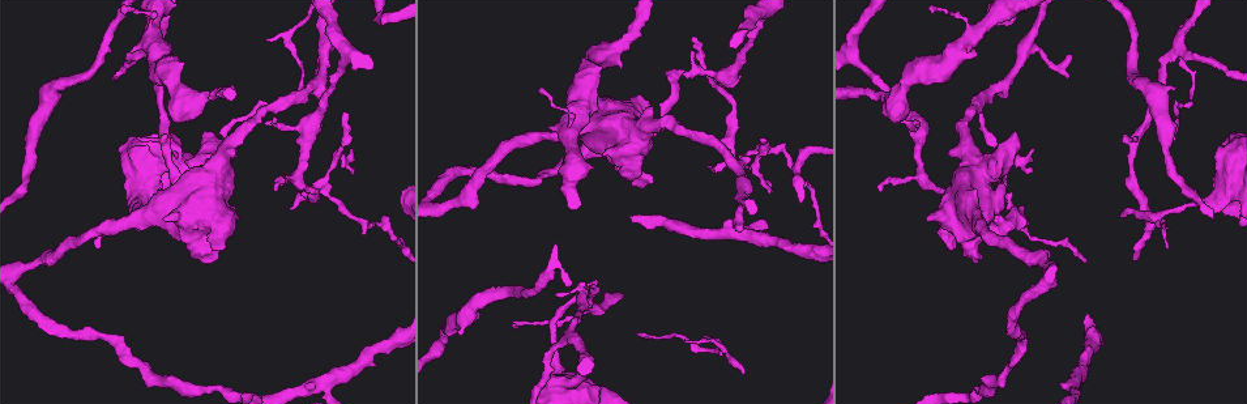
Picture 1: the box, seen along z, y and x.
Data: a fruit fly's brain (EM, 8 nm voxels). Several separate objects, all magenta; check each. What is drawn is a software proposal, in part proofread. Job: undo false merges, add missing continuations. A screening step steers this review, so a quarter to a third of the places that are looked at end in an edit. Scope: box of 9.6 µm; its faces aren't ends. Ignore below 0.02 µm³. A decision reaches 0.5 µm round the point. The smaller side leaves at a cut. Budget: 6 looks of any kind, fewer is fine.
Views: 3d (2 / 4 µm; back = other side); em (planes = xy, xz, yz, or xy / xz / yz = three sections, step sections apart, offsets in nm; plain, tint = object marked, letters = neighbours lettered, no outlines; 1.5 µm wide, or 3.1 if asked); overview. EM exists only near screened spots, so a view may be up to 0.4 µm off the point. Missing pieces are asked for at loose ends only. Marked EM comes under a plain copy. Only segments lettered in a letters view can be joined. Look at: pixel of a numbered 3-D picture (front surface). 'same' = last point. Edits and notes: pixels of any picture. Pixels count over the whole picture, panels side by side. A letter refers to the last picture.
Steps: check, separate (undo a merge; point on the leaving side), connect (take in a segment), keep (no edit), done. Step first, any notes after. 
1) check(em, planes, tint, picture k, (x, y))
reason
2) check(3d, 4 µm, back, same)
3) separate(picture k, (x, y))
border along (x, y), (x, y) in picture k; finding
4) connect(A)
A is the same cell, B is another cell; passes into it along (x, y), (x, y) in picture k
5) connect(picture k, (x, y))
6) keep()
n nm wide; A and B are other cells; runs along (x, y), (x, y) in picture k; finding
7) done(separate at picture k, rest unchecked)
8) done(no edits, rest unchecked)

check(em, xy, step 4, letters, picture 1, (604, 155))
stops while still wide

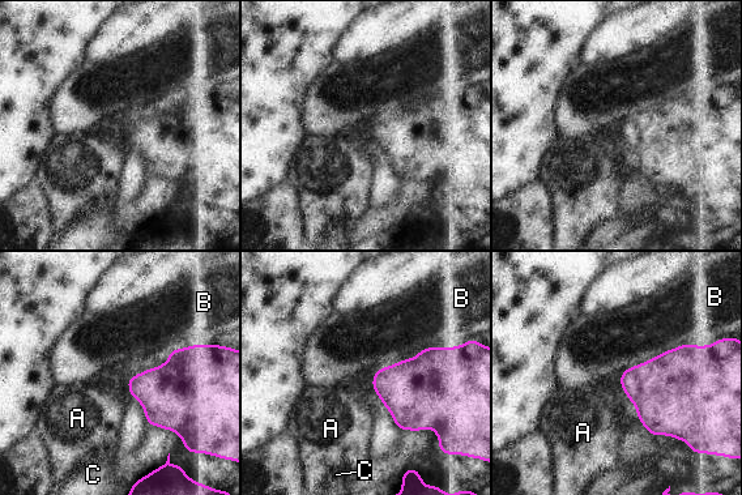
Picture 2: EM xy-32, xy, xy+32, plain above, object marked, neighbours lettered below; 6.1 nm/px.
keep()
B touches over 500 nm; A, B and C are other cells; no lettered segment goes on from it

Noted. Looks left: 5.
check(3d, 2 µm, picture 1, (164, 220))
thick end

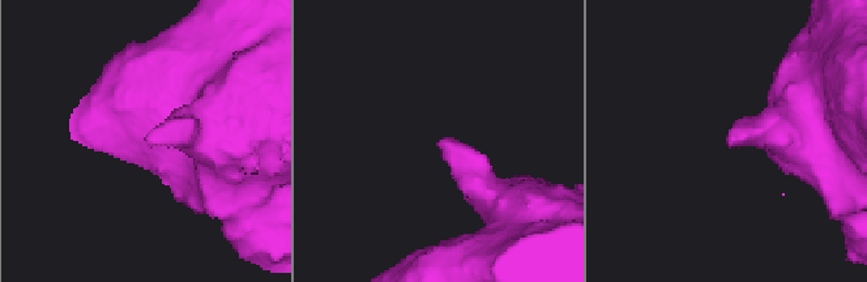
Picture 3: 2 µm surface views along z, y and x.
check(em, xy, step 4, letters, picture 3, (730, 144))

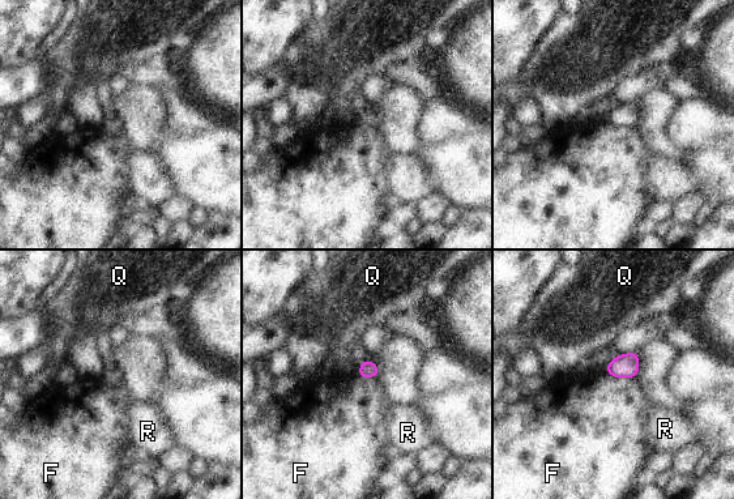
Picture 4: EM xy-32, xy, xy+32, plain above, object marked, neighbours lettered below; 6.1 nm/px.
check(em, planes, letters, same)
another direction

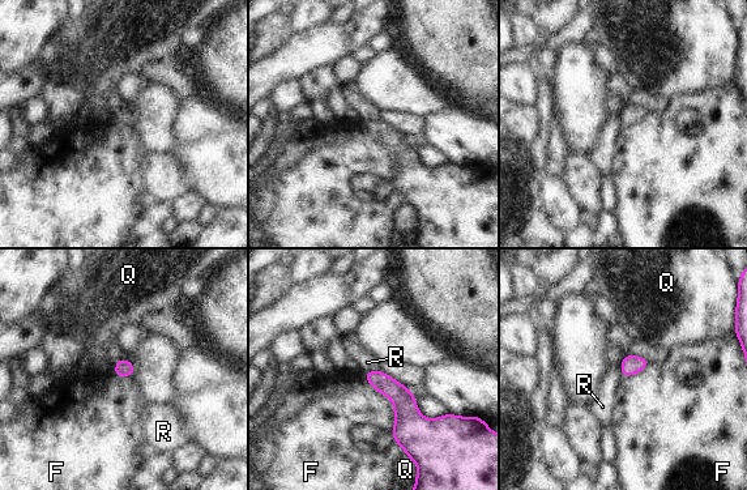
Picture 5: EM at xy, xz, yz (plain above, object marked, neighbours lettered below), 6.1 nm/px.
keep()
F, Q and R are other cells; border along (362, 374), (391, 400), (392, 431) in picture 5; no lettered segment goes on from it

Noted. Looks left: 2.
check(em, planes, letters, picture 1, (324, 378))
two arms in line, one across

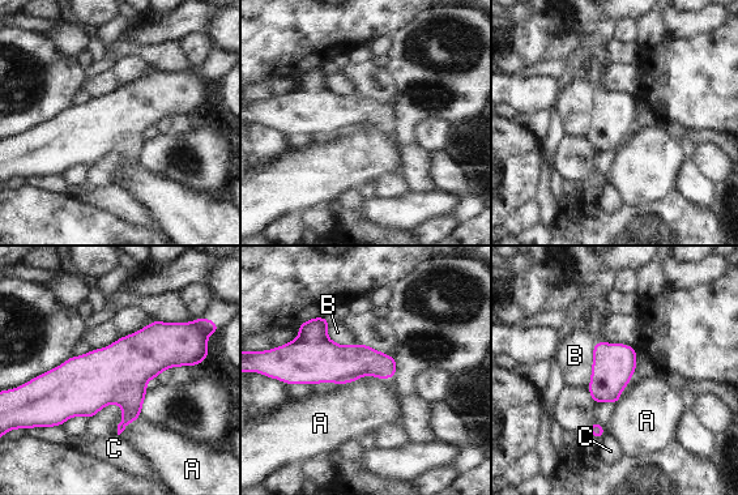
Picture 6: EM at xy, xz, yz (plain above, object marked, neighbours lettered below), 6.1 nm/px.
keep()
B touches over 240 nm; A, B and C are other cells; border along (328, 320), (331, 340), (358, 344) in picture 6; all the same neuron

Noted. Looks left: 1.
done(no edits, rest unchecked)

